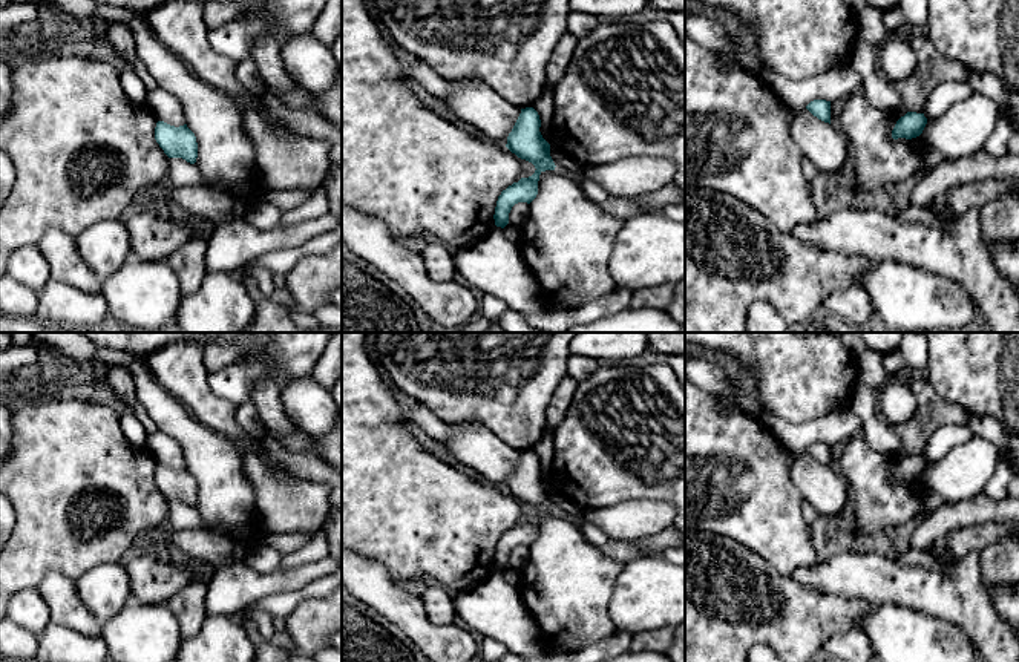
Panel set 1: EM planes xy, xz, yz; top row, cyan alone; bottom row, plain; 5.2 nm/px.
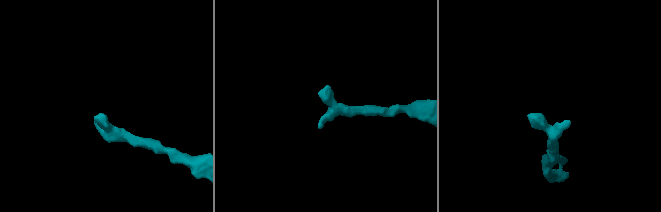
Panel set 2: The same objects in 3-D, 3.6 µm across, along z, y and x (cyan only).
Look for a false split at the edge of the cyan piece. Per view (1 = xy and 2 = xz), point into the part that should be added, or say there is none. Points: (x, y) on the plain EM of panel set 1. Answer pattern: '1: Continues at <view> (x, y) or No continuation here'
1: No continuation here
2: No continuation here

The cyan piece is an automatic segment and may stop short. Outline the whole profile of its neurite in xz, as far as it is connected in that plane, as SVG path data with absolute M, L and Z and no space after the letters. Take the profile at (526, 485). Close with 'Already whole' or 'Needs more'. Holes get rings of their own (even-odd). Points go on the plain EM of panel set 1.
M533 451L521 452L506 490L518 501L532 506L536 513L501 535L493 558L496 570L504 572L509 567L509 556L515 547L530 547L536 541L539 518L556 510L550 500L550 487L542 481L539 470L538 455Z. Already whole

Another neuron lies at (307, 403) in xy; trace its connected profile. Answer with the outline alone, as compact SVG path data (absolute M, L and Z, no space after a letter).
M311 375L293 379L282 385L280 400L285 415L311 435L326 435L342 420L331 391Z

